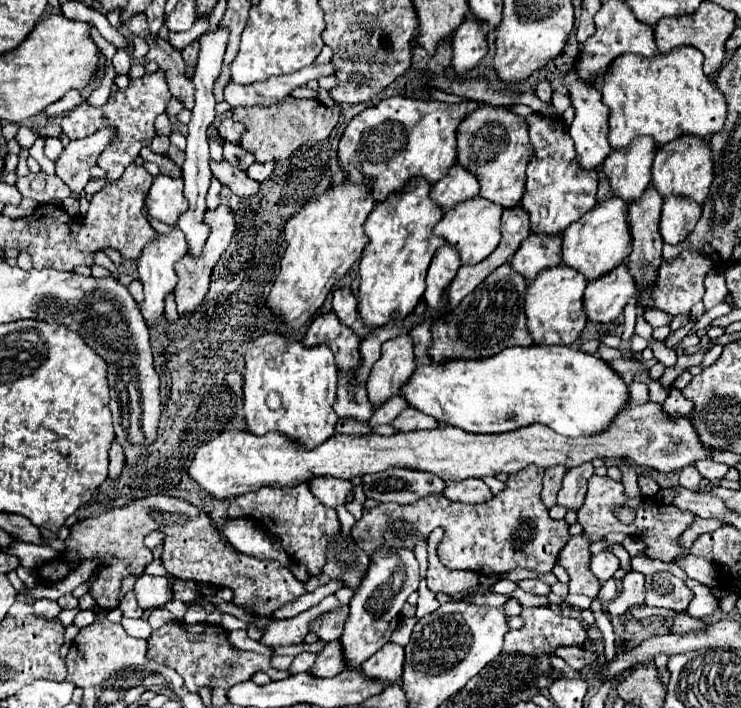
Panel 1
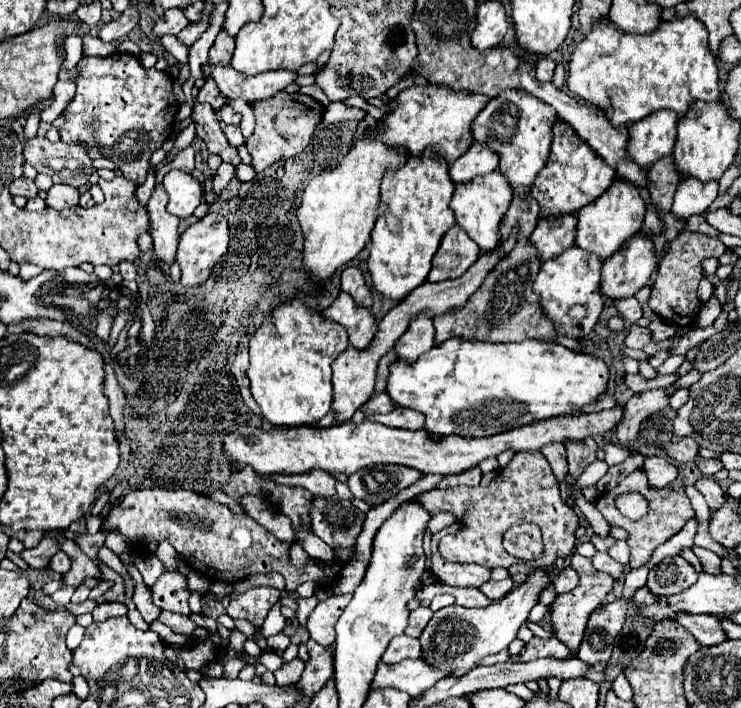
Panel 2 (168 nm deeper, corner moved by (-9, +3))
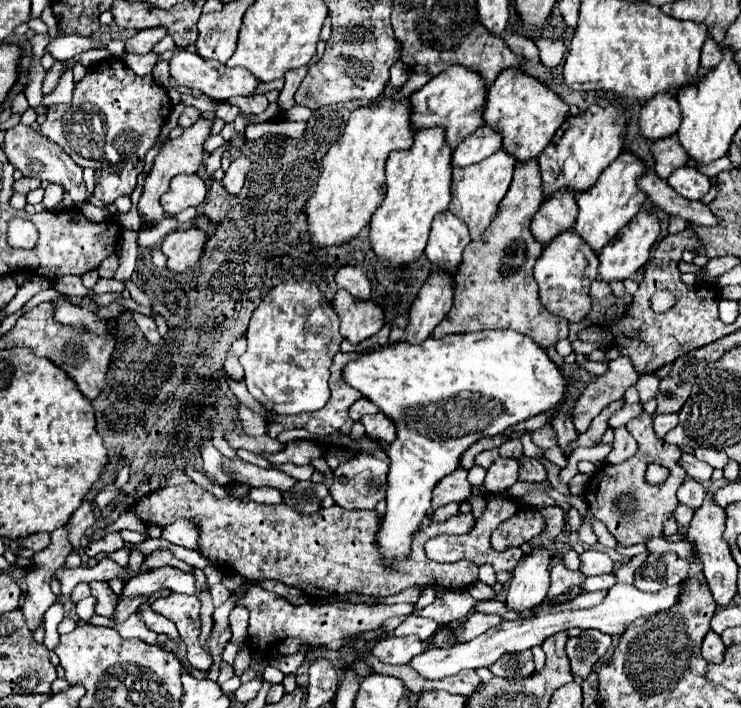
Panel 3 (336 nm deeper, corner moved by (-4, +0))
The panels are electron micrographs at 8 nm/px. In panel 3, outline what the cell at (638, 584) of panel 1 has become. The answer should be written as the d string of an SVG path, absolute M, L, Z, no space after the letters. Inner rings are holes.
M710 631L706 637L704 637L704 643L702 643L702 657L708 661L708 663L722 663L724 659L724 645L720 645L720 637Z

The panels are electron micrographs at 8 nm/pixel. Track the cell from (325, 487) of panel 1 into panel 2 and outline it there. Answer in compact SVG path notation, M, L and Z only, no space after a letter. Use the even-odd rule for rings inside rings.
M311 470L309 474L297 474L297 478L273 478L273 480L289 486L305 486L311 494L317 494L323 498L333 498L337 494L335 492L337 480L325 470Z

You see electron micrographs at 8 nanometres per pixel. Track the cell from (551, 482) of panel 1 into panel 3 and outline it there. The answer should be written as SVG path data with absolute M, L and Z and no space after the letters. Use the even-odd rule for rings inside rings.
M546 423L544 427L532 431L532 441L536 443L538 449L548 449L548 447L556 447L556 431L552 429L550 423Z

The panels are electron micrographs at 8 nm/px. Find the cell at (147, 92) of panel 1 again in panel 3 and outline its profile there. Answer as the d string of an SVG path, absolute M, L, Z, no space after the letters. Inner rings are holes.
M112 57L92 67L90 73L86 73L86 77L80 83L76 83L72 103L52 105L48 109L46 121L40 125L40 133L46 139L58 143L82 169L92 167L94 171L100 171L102 175L94 185L94 197L104 203L112 203L116 197L130 195L134 191L136 177L144 167L146 151L154 145L156 137L160 135L160 127L164 125L170 111L172 103L166 95L166 89L162 89L150 75L138 77L126 63Z

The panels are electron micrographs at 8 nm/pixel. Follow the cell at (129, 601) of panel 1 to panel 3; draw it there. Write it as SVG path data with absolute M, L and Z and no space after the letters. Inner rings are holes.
M144 603L138 609L138 613L140 613L140 619L146 623L148 629L152 629L154 633L164 633L164 635L172 637L174 643L178 643L178 633L176 633L176 627L172 625L172 621L168 621L166 617L160 617L158 613L152 613L152 609L150 609L148 603Z

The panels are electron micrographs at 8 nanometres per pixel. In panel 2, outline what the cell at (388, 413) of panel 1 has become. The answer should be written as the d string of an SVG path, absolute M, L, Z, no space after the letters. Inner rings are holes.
M383 392L383 394L375 396L375 398L371 398L371 400L363 406L363 412L365 412L367 418L371 418L373 414L389 414L393 408L395 408L393 400L389 398L387 392Z

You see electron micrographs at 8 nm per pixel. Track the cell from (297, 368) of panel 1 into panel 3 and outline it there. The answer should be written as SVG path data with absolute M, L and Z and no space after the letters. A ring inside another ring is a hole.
M310 281L278 283L256 307L246 331L248 349L240 357L244 381L252 397L268 411L284 415L324 407L330 397L328 367L344 341L338 327L340 319L318 285Z

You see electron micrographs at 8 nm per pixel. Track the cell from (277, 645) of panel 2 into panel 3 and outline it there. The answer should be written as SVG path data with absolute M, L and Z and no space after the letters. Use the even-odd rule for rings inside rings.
M269 664L263 671L262 678L264 681L267 681L273 685L281 683L285 676L279 669L272 667Z

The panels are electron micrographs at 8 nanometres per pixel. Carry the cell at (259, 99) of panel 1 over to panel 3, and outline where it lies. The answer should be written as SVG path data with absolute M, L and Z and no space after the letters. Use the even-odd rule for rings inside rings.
M172 47L172 57L170 57L170 75L174 77L174 81L182 87L188 87L188 89L198 89L214 99L230 99L230 97L236 97L236 95L250 95L258 81L256 77L252 77L252 73L248 73L246 69L240 69L240 67L226 67L226 65L220 65L218 61L200 61L200 57L196 57L196 53L190 53L190 51L184 51L184 49L178 49L178 47Z

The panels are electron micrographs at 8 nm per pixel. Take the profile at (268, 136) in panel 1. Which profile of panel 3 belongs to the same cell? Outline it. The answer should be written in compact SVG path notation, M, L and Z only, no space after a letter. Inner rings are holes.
M238 157L238 159L232 161L232 165L228 167L228 171L224 173L224 179L222 179L224 189L226 189L230 195L238 195L238 193L240 193L248 169L250 169L250 161L248 161L246 157Z

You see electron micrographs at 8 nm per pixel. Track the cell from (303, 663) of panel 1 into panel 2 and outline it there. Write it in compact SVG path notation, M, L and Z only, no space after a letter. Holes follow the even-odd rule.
M295 658L295 660L291 660L291 662L287 662L281 670L277 670L275 672L275 678L277 678L277 684L281 684L281 686L287 686L287 684L293 684L293 682L297 682L299 678L301 678L301 674L303 674L303 670L305 670L305 660L301 660L301 658Z

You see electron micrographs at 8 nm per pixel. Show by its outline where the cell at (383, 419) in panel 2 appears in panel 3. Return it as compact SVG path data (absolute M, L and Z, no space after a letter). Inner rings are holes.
M376 413L376 415L364 415L364 417L360 419L360 423L364 425L368 437L374 439L374 441L378 441L378 443L392 443L394 437L396 437L394 425L392 425L390 419L384 417L382 413Z

